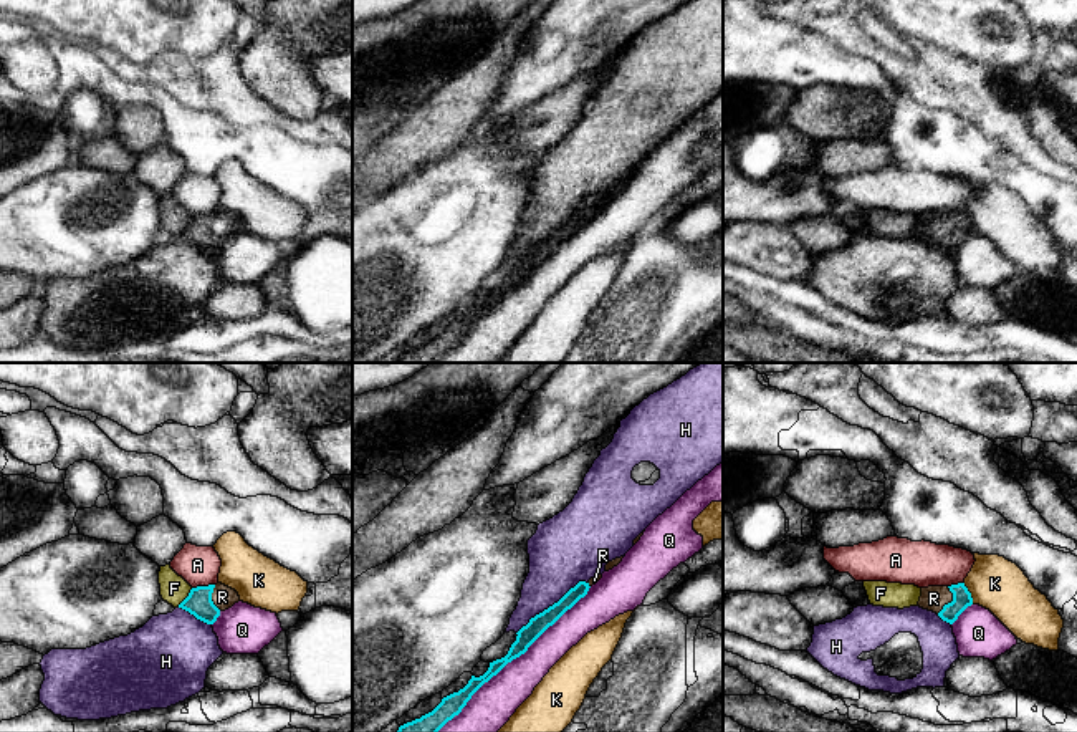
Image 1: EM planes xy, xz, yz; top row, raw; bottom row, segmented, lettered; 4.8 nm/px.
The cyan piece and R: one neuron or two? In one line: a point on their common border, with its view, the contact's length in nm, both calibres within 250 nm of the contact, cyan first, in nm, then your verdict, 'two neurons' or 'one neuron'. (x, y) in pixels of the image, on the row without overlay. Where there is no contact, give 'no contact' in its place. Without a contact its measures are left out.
contact yz (952, 231); length 150 nm; calibres 100 and 120 nm; one neuron

